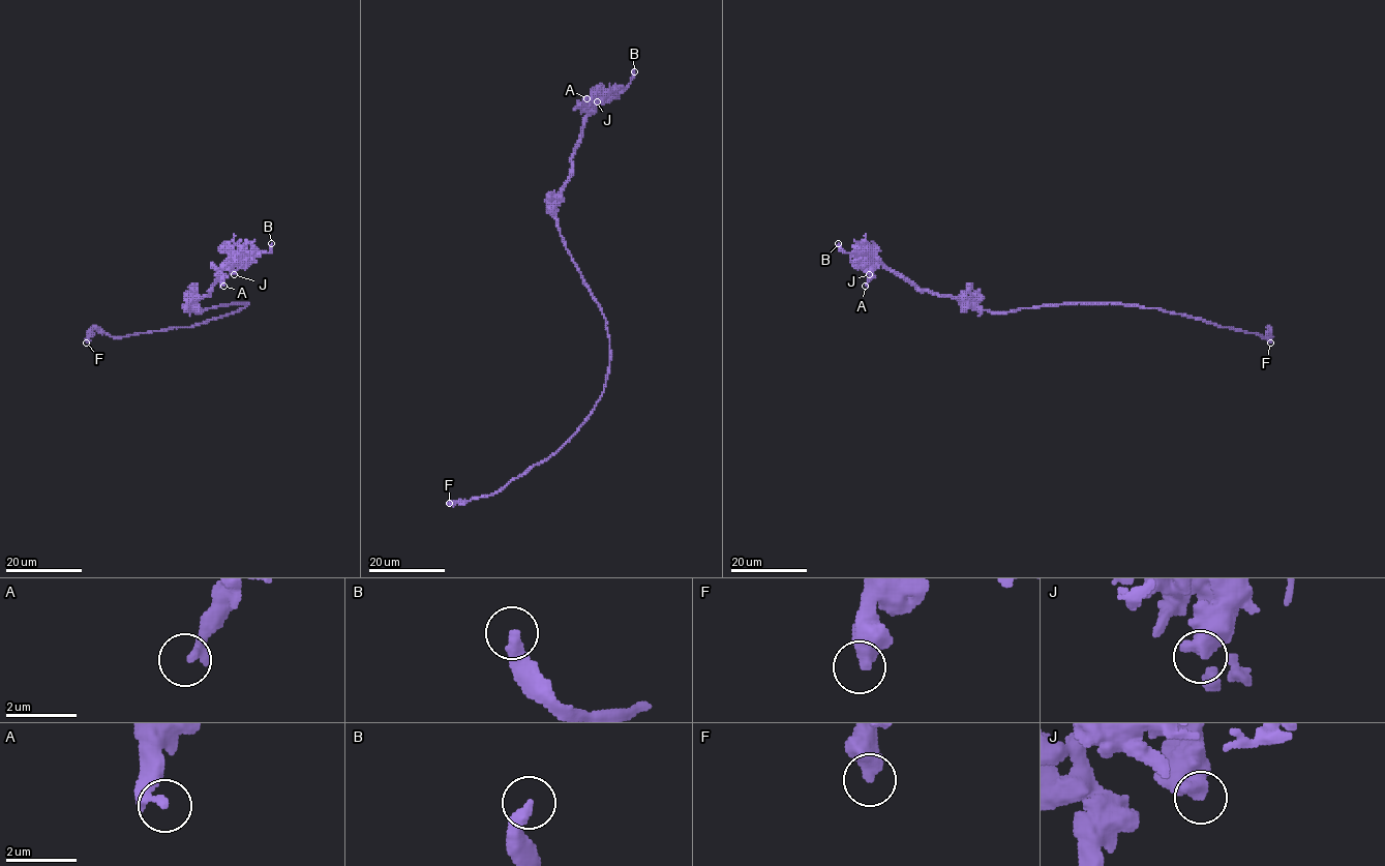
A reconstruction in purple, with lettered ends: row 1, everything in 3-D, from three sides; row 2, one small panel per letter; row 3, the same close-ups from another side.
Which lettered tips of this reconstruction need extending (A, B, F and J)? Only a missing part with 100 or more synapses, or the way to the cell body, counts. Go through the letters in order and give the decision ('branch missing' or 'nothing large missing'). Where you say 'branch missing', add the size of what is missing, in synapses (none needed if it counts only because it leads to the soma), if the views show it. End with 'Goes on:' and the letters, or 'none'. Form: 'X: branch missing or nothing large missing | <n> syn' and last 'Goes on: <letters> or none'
A: nothing large missing
B: branch missing
F: nothing large missing
J: nothing large missing
Goes on: B

